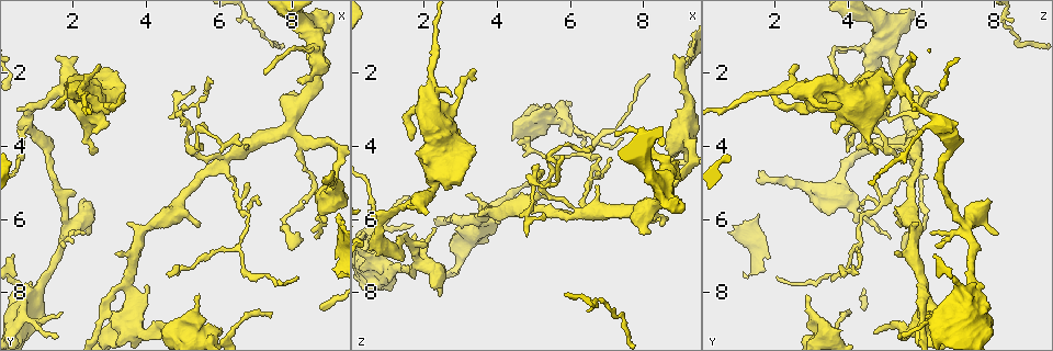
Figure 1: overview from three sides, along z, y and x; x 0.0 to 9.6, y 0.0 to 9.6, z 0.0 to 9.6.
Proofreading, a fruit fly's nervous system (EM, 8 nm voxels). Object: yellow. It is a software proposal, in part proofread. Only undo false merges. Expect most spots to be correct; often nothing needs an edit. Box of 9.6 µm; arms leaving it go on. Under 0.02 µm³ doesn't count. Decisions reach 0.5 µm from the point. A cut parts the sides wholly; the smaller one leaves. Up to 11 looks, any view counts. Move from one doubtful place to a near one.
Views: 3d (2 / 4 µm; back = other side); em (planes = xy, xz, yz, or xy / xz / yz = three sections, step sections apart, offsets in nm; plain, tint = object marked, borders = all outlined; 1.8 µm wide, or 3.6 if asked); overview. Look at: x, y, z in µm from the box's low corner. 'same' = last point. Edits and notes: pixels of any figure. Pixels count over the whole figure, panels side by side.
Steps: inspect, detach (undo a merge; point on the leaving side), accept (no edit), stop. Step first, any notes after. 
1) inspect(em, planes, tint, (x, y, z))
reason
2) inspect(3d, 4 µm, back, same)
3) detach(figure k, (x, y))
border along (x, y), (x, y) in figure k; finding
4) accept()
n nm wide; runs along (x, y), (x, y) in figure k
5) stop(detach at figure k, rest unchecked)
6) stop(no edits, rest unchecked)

inspect(em, planes, tint, (1.15, 7.65, 7.35))
calibre changes

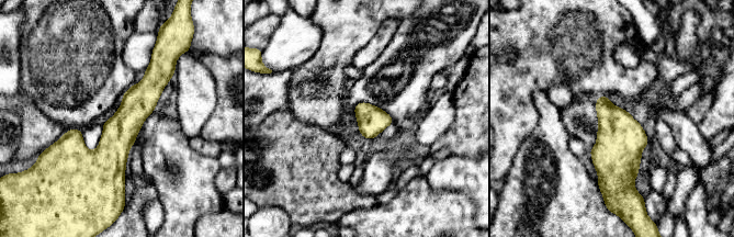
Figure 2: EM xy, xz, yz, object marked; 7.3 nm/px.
accept()
runs along (155, 61), (115, 183) in figure 2; continuous, no second cell

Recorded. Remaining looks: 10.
inspect(3d, 4 µm, (6.20, 4.30, 5.85))

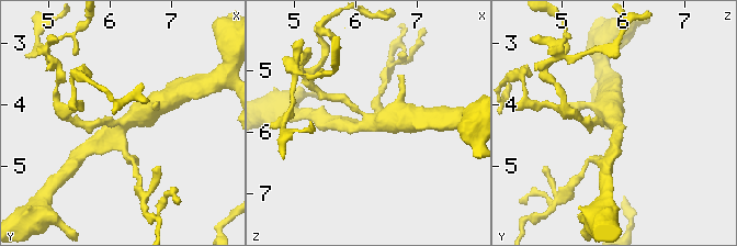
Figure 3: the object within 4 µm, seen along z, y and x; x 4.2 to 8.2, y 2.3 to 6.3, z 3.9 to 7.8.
inspect(em, yz, step 8, tint, (6.25, 4.30, 5.80))
4 arms; shape alone is not enough

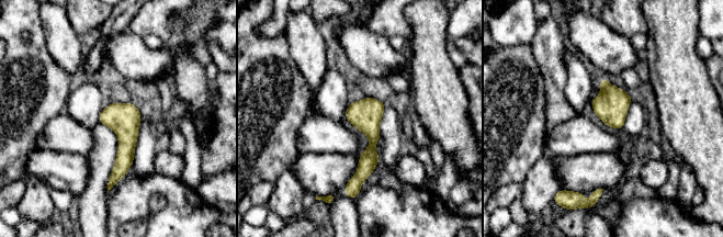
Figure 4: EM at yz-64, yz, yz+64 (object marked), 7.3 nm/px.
inspect(em, xz, step 16, borders, same)

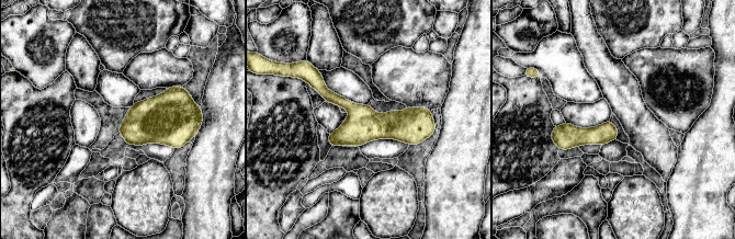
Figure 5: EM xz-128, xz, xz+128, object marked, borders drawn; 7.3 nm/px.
accept()
120 nm wide; runs along (318, 78), (369, 125), (432, 127) in figure 5; one cell here

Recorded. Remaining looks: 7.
inspect(3d, 4 µm, back, (8.65, 1.30, 5.00))

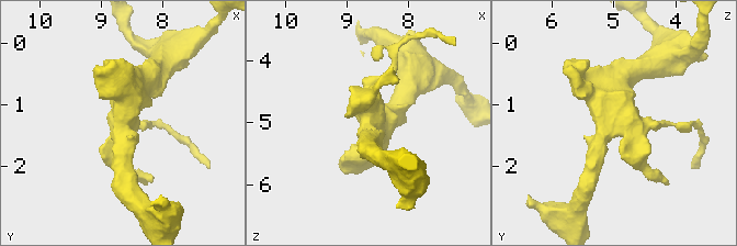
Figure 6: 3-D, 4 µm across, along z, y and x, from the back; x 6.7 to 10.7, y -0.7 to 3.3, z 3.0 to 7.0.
inspect(em, planes, tint, (8.65, 1.30, 5.05))

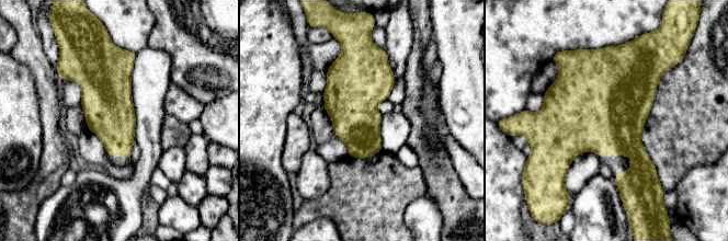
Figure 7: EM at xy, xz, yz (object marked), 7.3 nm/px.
accept()
360 nm wide; one cell here

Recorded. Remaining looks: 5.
inspect(em, xz, step 16, plain, (5.40, 8.90, 3.10))
thick turns thin

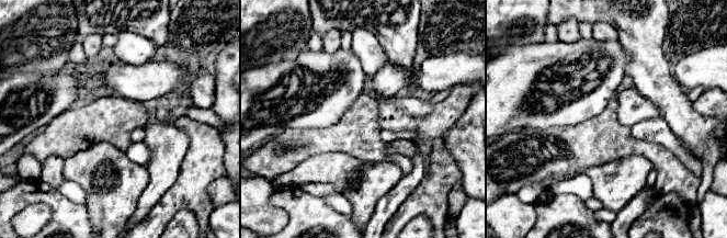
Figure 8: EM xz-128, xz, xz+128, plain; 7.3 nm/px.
inspect(em, xz, step 16, tint, same)

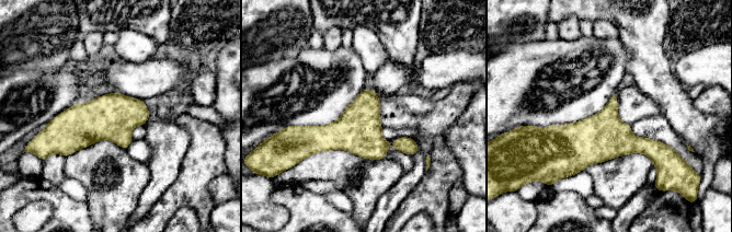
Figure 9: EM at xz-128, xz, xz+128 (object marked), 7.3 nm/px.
accept()
runs along (547, 129), (564, 140), (664, 148) in figure 9; continuous, no second cell

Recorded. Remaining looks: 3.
stop(no edits, rest unchecked)

